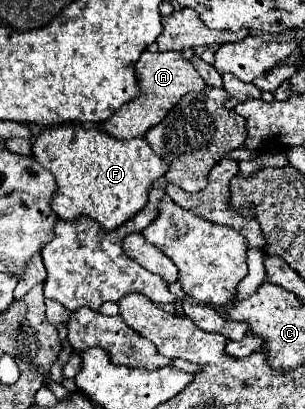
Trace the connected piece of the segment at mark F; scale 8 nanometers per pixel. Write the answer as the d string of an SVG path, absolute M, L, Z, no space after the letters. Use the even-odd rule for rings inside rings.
M83 124L45 128L33 142L33 158L57 180L59 190L53 196L53 212L67 222L81 216L93 218L105 232L119 228L143 210L151 184L167 172L167 162L153 154L143 138L117 140Z

